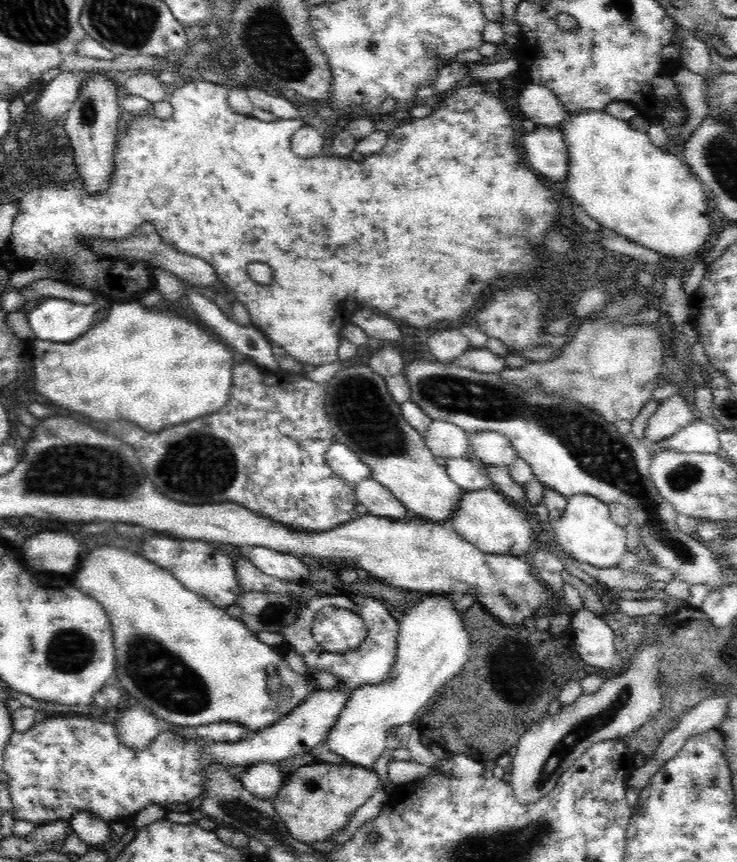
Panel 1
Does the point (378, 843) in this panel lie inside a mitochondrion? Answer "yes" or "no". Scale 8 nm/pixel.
no

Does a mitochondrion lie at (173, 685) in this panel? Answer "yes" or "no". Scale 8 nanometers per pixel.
yes

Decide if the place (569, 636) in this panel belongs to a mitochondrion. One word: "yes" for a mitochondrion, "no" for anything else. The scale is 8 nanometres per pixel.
no

